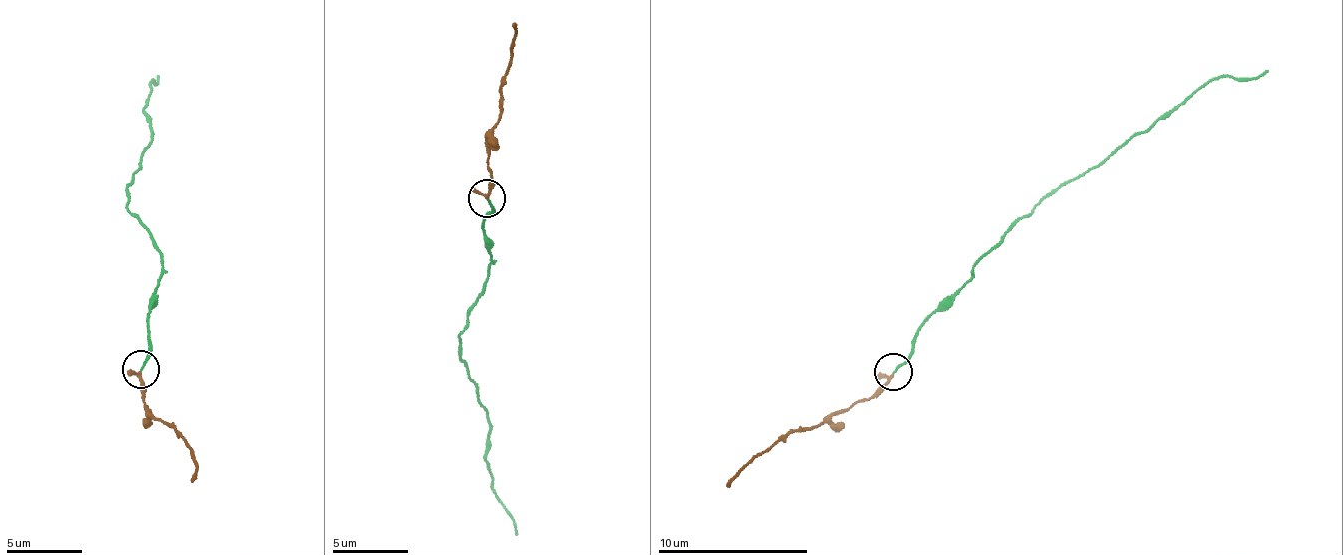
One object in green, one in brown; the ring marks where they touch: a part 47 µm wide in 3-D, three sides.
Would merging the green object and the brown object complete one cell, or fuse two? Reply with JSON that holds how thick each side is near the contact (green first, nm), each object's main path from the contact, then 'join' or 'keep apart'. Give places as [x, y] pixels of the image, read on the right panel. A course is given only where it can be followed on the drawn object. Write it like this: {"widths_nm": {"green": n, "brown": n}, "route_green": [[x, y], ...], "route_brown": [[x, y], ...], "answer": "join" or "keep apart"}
{"widths_nm": {"green": 140, "brown": 160}, "route_green": [[893, 372], [910, 357], [922, 320], [1037, 203], [1208, 82], [1257, 78], [1267, 71]], "route_brown": [[893, 372], [846, 410], [794, 428], [766, 447], [726, 488]], "answer": "join"}

